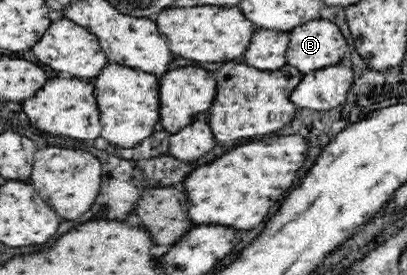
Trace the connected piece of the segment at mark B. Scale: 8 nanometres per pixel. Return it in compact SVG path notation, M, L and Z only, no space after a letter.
M330 17L328 20L317 18L295 26L290 31L290 42L285 56L287 63L294 66L295 69L301 70L302 74L308 74L322 67L334 66L342 62L342 58L348 52L348 42L342 35L340 28L333 22Z

